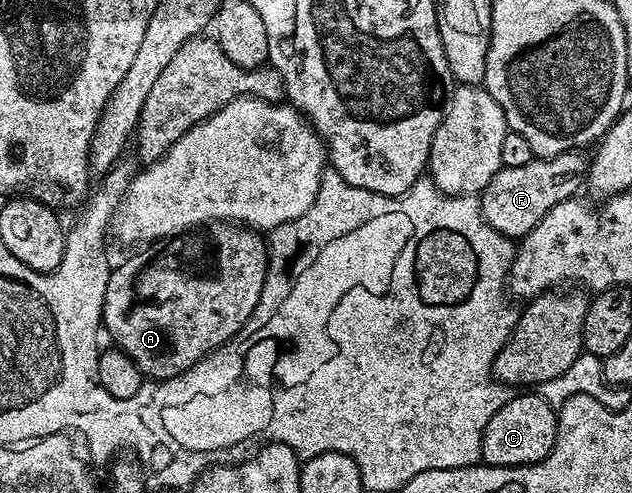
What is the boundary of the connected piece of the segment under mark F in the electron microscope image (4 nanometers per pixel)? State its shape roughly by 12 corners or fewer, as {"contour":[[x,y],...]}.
{"contour":[[582,153],[504,166],[481,195],[483,218],[522,240],[576,197]]}

